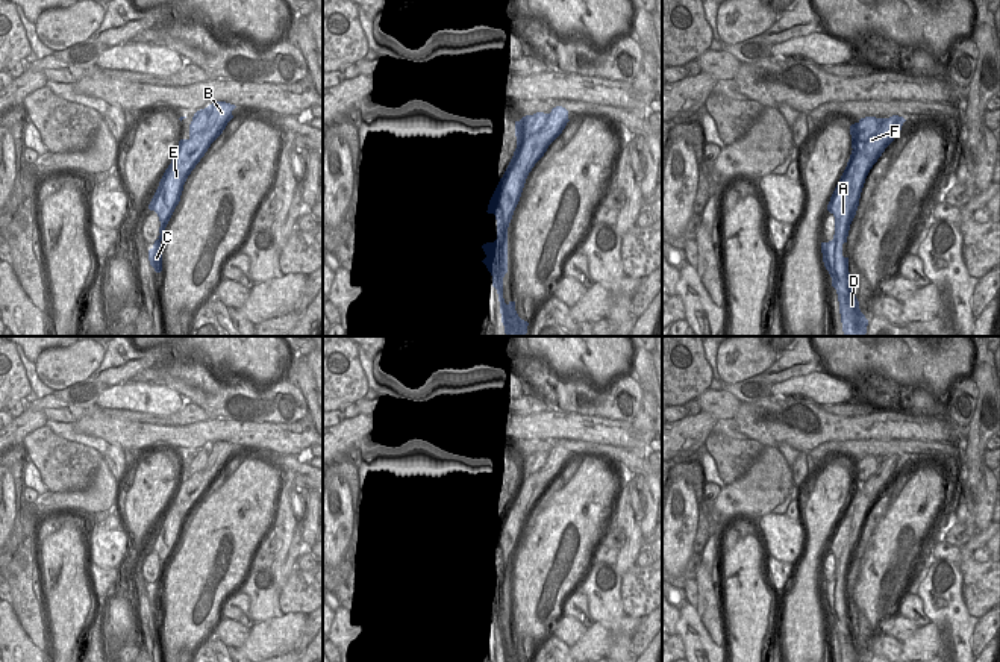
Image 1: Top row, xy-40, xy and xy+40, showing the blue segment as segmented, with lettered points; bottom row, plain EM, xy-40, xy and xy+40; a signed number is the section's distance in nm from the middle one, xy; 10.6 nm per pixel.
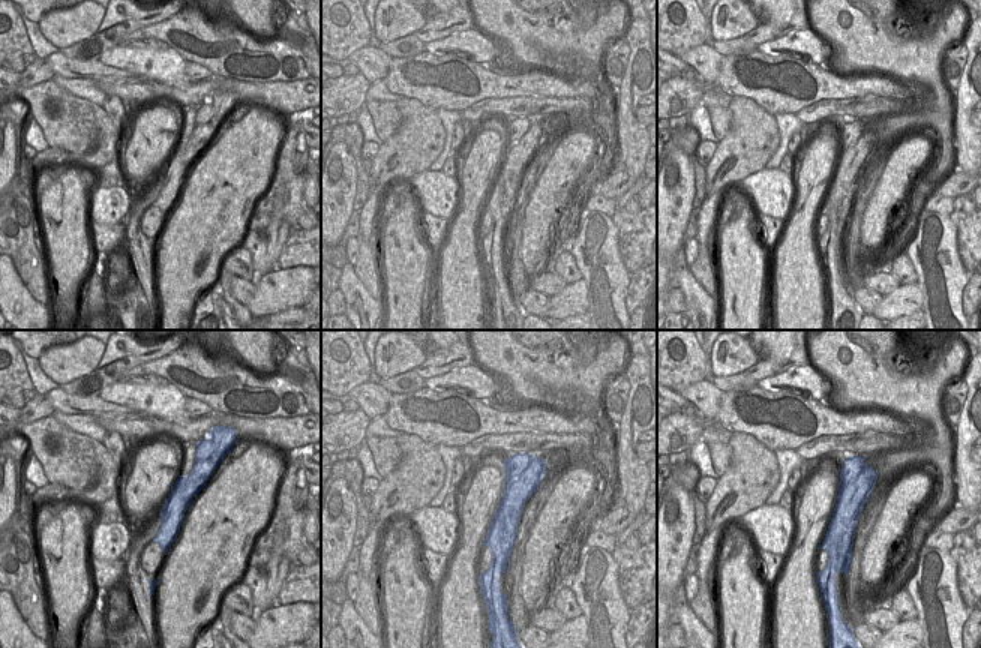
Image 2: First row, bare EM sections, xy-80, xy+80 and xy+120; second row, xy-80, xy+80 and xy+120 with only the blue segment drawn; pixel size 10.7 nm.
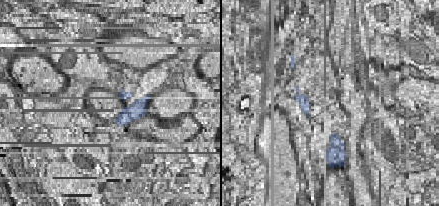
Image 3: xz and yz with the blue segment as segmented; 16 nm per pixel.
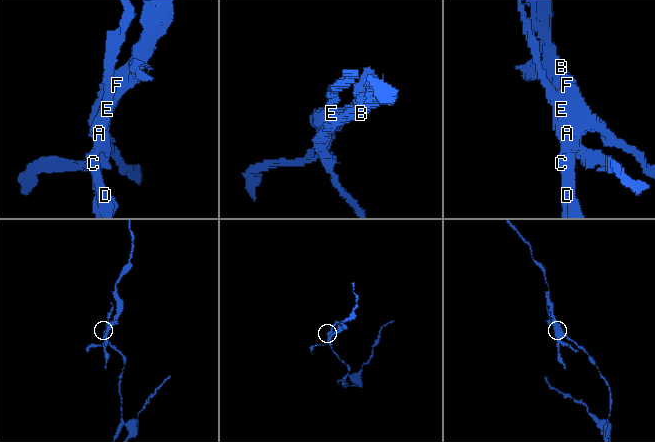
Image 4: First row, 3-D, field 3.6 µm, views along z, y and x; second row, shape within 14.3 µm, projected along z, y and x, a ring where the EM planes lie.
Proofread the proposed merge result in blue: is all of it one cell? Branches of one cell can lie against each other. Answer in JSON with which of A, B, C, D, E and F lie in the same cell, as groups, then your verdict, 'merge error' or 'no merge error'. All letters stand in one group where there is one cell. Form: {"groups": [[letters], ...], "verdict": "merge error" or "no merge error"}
{"groups": [["A", "C", "D", "E"], ["B", "F"]], "verdict": "merge error"}

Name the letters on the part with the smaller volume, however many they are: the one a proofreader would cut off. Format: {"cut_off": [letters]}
{"cut_off": ["A", "C", "D", "E"]}

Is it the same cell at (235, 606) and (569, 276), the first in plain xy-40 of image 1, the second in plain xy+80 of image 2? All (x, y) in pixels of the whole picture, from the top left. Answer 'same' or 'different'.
same

